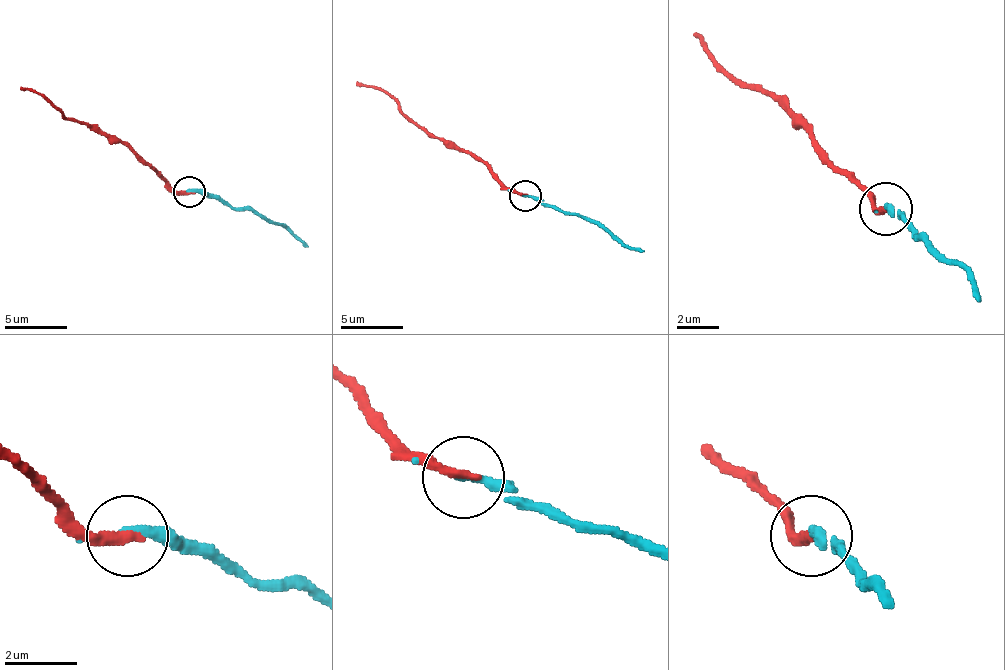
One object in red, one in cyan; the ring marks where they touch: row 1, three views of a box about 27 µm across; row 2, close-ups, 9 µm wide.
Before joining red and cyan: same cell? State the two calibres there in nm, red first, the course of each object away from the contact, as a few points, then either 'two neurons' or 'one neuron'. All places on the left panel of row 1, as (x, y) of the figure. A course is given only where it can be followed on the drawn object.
300 nm thick on the red side, 180 nm on the other; red runs (188, 191), (176, 191), (144, 159), (21, 87); cyan runs (188, 191), (204, 191), (232, 207), (254, 210), (308, 248); one neuron

